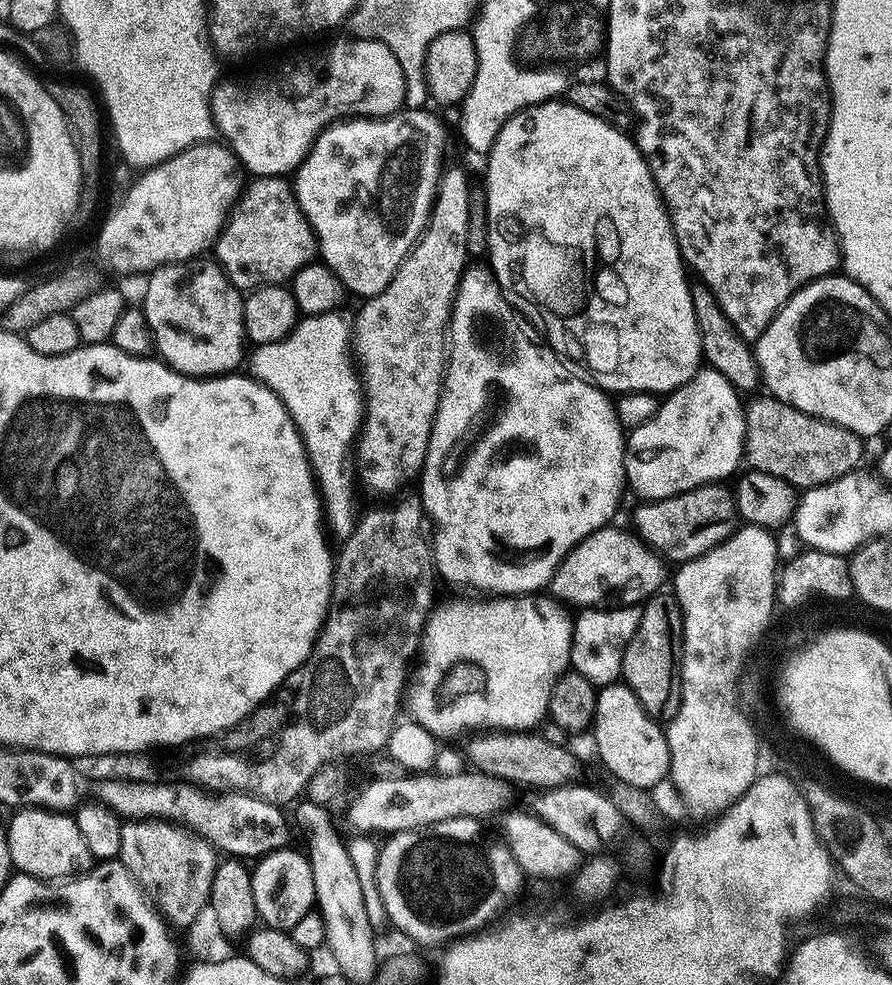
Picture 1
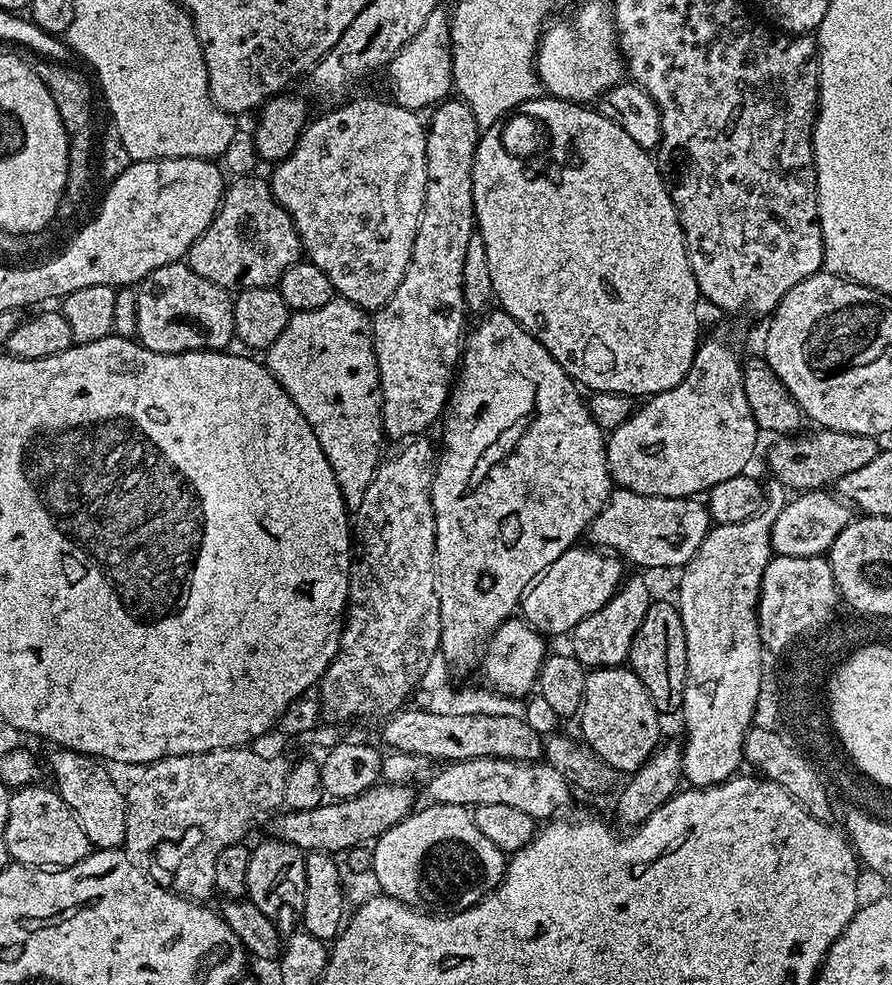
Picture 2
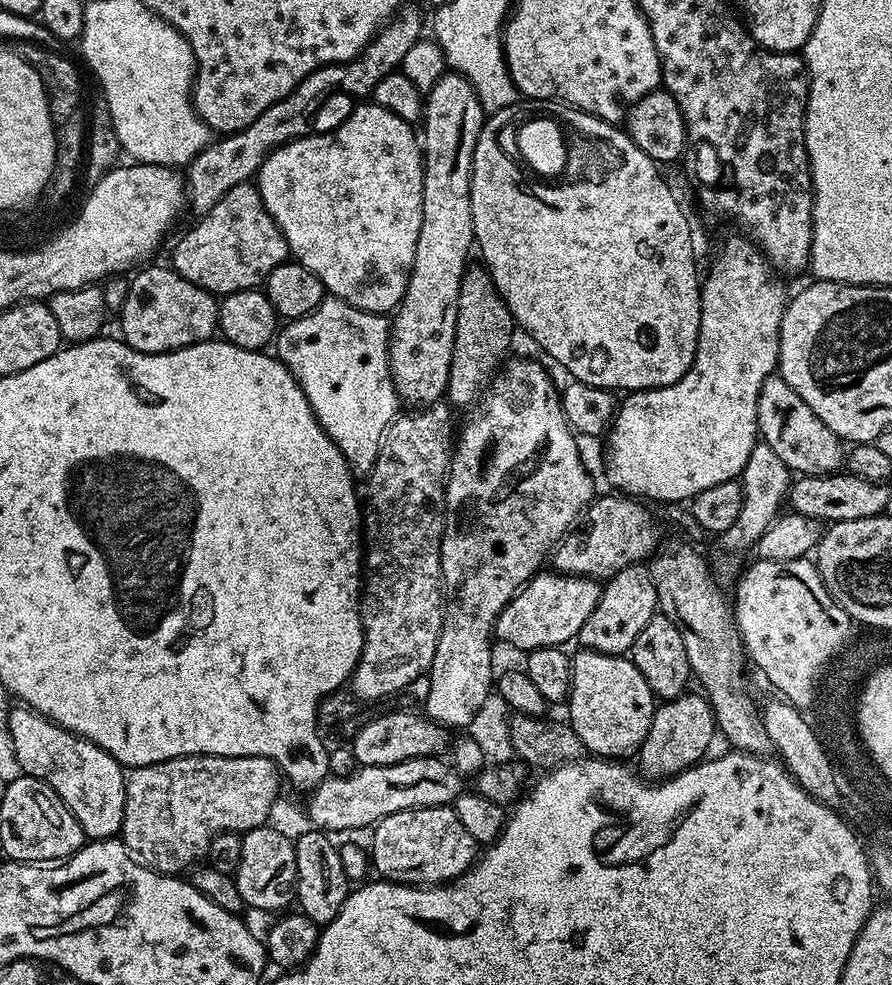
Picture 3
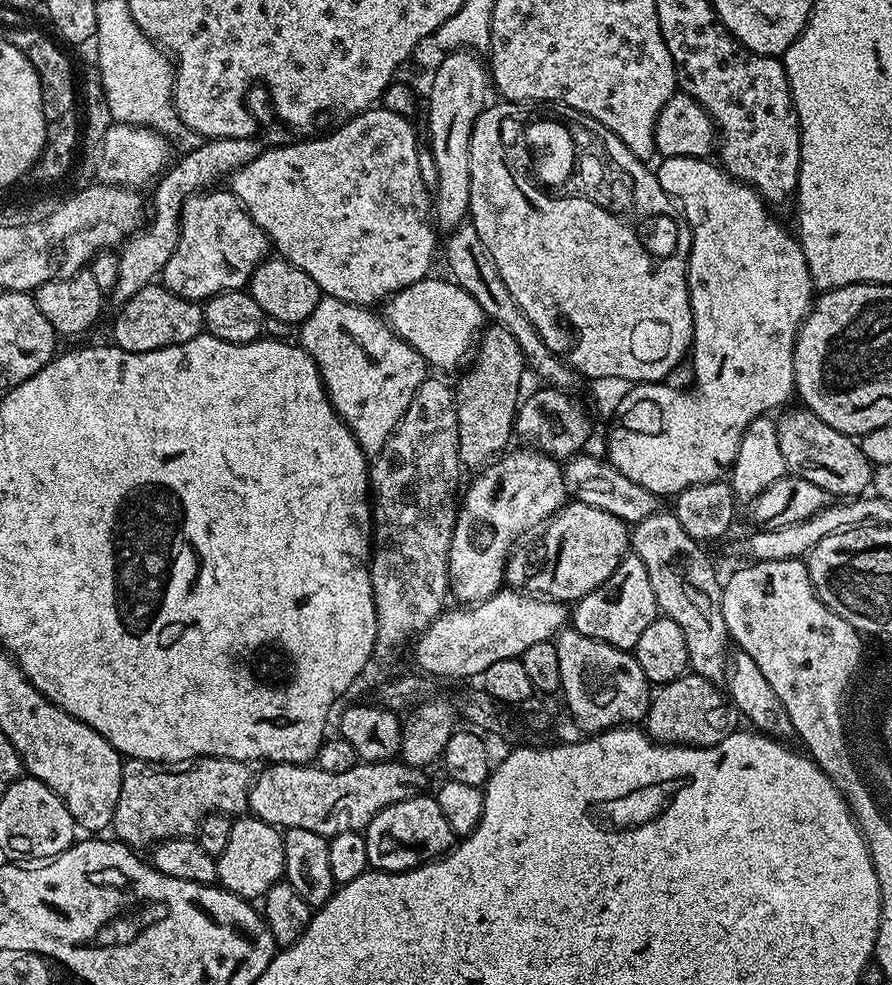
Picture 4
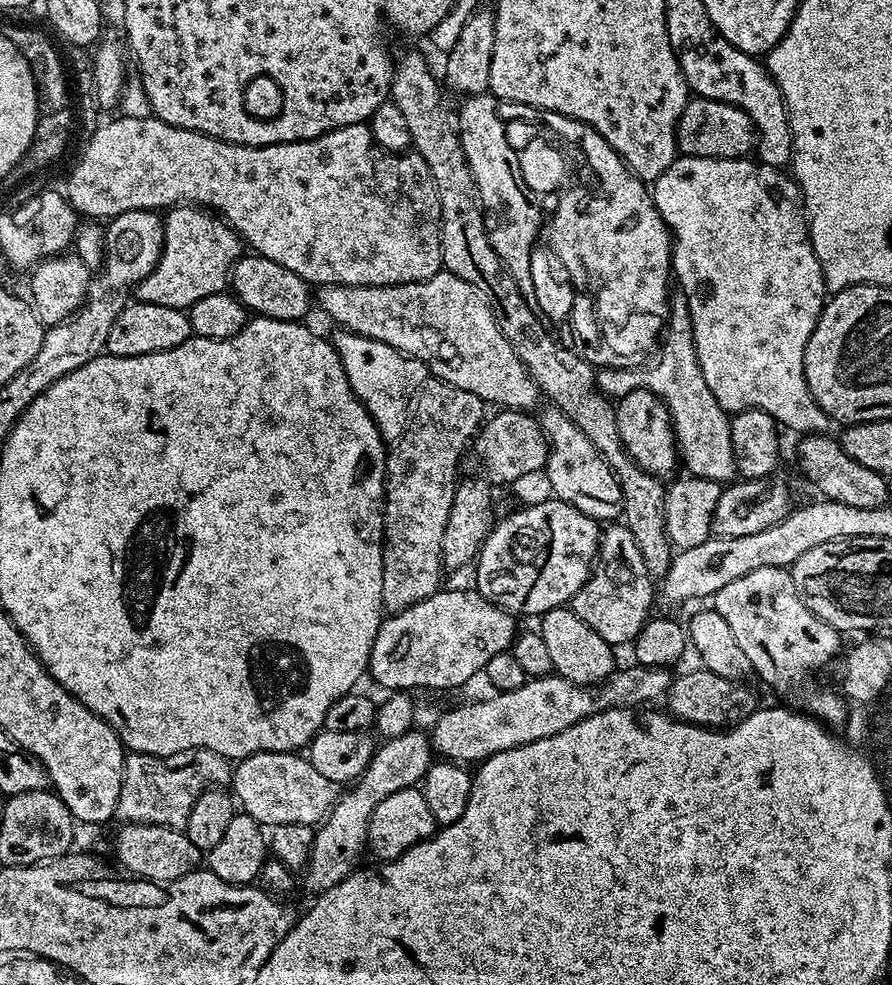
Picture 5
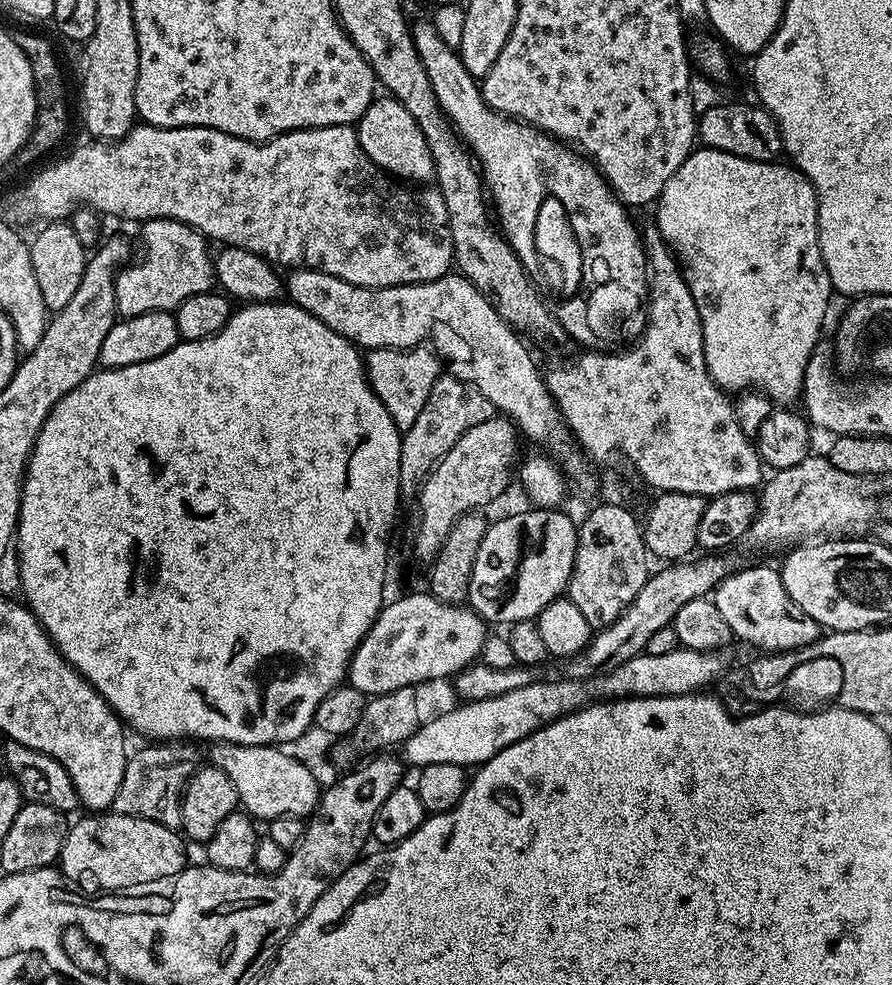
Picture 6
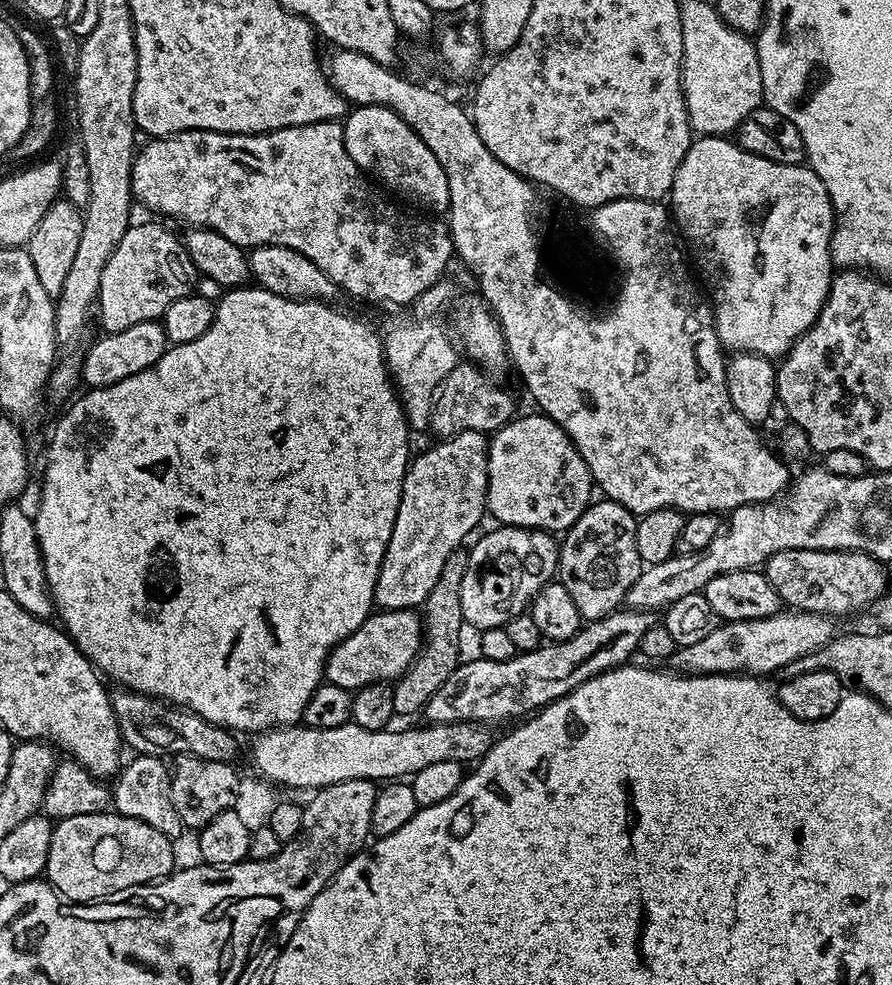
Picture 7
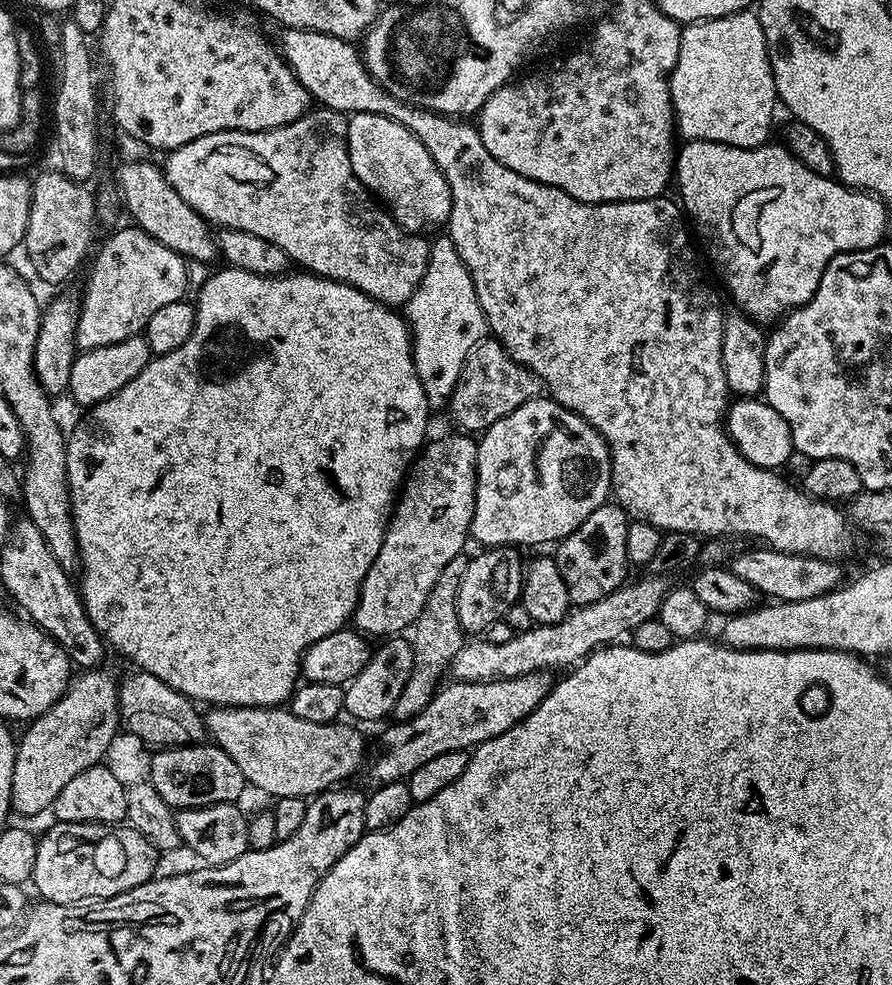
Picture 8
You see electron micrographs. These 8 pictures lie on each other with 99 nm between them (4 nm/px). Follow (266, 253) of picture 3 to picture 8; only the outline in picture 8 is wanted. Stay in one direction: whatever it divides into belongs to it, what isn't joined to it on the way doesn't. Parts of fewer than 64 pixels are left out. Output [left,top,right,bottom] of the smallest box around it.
[76,226,189,350]

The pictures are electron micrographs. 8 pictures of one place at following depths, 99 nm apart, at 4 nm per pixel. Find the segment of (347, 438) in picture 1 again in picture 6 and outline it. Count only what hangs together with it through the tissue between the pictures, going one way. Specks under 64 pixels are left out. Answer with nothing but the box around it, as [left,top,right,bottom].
[366,347,442,433]

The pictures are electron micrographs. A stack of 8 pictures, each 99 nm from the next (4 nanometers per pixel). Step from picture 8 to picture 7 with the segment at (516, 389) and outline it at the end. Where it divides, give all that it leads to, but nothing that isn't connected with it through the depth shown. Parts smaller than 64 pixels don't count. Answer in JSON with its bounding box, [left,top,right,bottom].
[431,362,518,438]

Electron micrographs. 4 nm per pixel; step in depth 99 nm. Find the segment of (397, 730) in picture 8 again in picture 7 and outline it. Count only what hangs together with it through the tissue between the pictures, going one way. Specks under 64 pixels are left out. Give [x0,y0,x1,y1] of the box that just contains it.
[427,610,653,726]

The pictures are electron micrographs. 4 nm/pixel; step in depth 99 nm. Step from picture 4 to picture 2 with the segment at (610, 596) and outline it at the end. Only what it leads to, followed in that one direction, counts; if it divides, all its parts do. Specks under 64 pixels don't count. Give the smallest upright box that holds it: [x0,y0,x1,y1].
[571,577,654,670]

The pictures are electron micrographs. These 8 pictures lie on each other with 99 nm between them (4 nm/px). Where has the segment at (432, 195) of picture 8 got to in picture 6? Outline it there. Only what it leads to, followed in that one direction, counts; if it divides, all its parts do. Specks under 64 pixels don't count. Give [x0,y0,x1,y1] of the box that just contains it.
[354,94,435,182]

